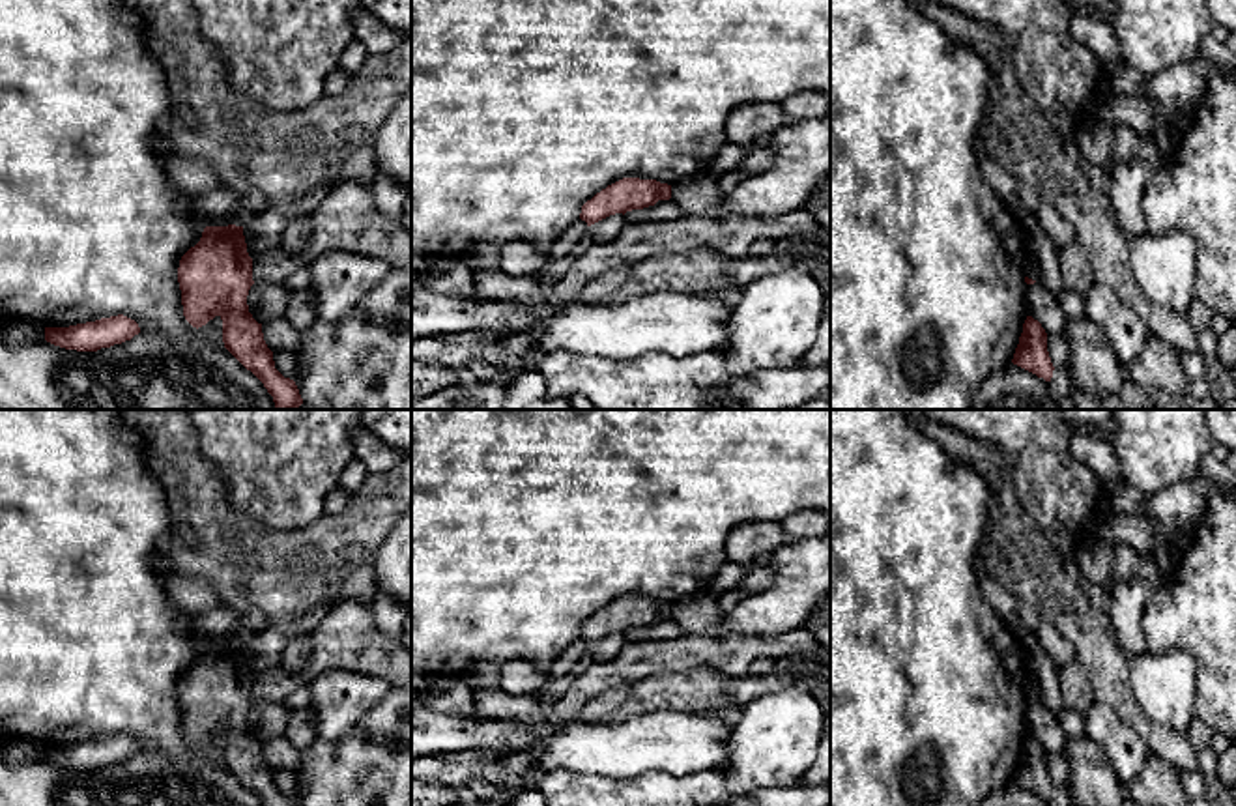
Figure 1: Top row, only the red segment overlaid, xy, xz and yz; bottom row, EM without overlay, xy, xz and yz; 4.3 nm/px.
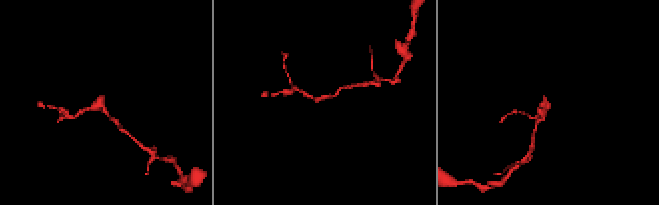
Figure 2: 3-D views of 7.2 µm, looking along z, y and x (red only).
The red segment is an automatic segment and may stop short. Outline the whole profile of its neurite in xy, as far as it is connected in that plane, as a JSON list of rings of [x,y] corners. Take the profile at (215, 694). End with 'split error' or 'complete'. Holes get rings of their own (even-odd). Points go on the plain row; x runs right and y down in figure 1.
[[[206,645],[200,660],[181,675],[178,701],[183,735],[193,746],[219,735],[224,767],[264,806],[297,806],[275,787],[262,742],[249,731],[247,714],[254,699],[243,645]]]; complete

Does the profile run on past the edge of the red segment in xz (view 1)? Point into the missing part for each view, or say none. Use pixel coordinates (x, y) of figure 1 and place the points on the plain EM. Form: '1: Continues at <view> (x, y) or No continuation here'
1: No continuation here

